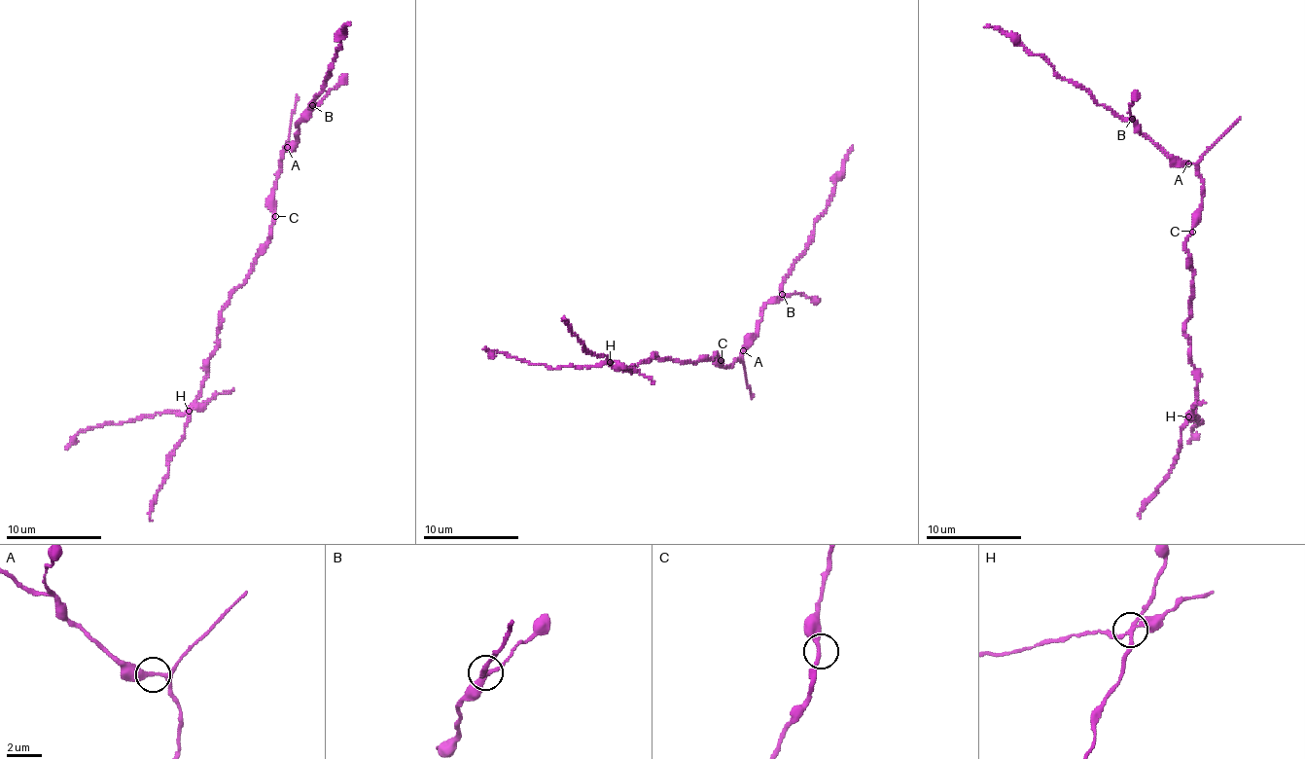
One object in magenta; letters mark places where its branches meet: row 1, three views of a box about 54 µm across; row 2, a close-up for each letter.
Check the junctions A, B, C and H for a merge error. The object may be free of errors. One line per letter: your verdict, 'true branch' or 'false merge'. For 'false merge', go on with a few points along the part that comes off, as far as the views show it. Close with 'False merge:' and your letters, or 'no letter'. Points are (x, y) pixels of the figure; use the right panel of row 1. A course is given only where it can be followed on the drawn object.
A: true branch
B: true branch
C: true branch
H: false merge | (1187, 417), (1203, 421), (1197, 424), (1190, 443)
False merge: H

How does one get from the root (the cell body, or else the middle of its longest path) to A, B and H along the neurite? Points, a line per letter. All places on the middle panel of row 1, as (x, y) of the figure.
A: (718, 356), (722, 365), (729, 368), (743, 355), (743, 350)
B: (718, 356), (725, 367), (729, 368), (737, 361), (743, 355), (745, 341), (756, 331), (763, 307), (782, 294)
H: (718, 356), (715, 354), (710, 358), (681, 364), (673, 359), (664, 361), (655, 354), (626, 371), (609, 361)

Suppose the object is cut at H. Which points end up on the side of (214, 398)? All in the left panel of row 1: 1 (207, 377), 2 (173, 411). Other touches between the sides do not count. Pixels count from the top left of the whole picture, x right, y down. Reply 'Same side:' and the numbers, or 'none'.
Same side: 2

